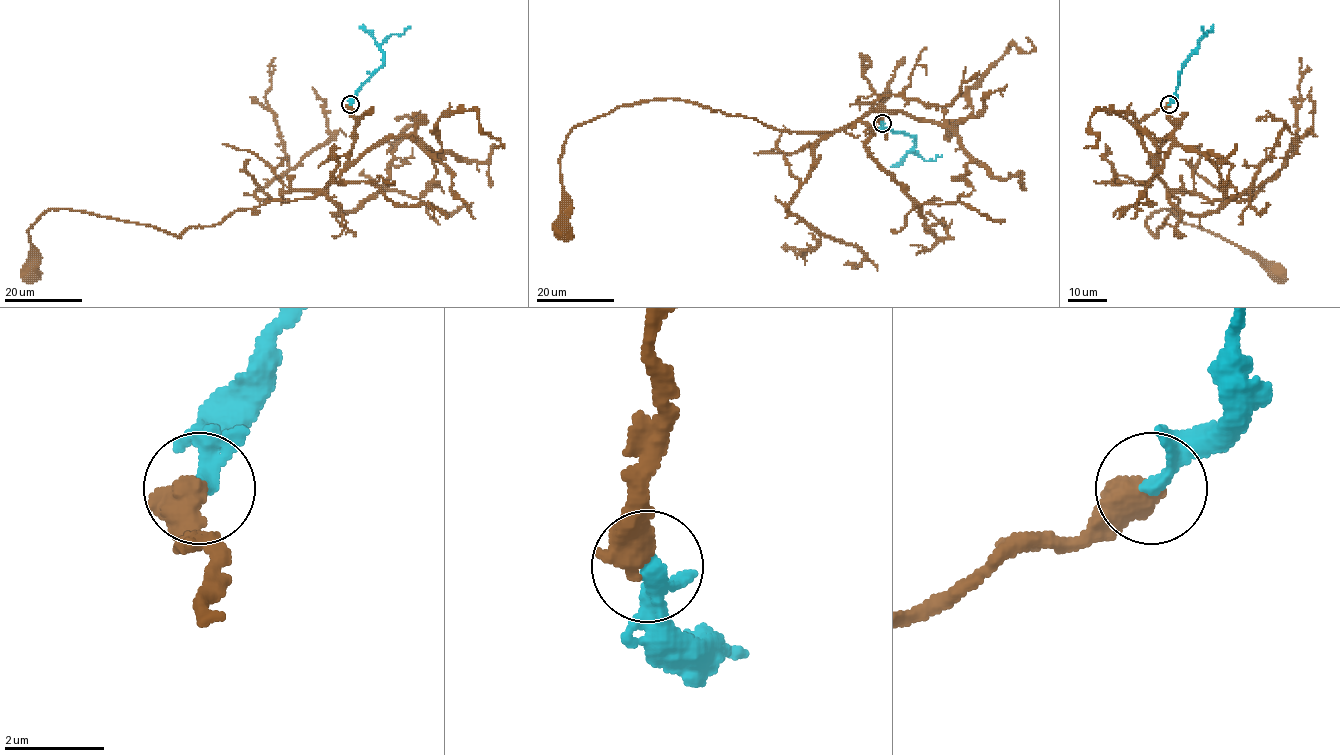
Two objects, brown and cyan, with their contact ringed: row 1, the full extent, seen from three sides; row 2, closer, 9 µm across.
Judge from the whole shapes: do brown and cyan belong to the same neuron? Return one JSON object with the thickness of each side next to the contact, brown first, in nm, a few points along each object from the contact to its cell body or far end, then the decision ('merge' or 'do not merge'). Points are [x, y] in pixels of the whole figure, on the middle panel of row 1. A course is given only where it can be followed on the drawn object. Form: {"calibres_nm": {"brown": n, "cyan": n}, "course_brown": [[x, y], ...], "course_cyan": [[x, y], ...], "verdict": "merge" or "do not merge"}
{"calibres_nm": {"brown": 650, "cyan": 240}, "course_brown": [[881, 123], [887, 91], [878, 106], [830, 132], [774, 130], [681, 99], [614, 108], [567, 135], [557, 233]], "course_cyan": [[881, 123], [885, 129], [903, 132], [915, 139], [913, 152], [924, 160], [942, 155]], "verdict": "merge"}

